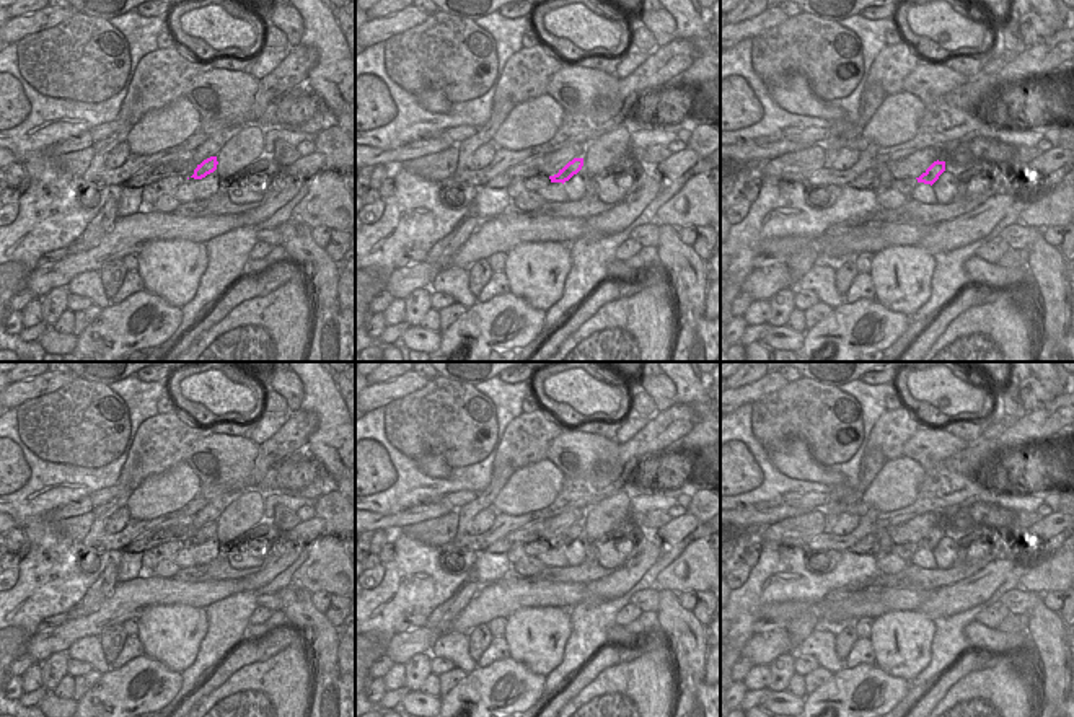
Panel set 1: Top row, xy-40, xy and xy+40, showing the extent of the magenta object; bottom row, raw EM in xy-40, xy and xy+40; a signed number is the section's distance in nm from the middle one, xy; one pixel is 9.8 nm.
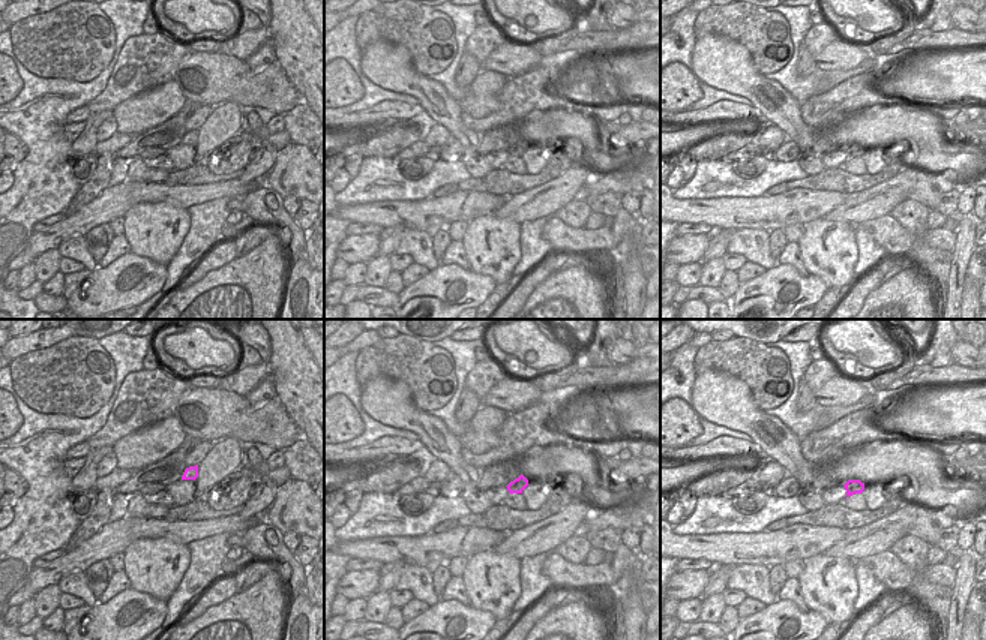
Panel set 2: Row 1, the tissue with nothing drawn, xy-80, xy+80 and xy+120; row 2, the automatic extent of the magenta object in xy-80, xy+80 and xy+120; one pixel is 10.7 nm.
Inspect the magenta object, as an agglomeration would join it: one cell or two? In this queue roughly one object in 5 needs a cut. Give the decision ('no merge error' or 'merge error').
no merge error

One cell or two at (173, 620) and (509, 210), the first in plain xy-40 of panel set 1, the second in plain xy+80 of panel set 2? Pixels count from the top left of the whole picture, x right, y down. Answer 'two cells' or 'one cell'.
two cells

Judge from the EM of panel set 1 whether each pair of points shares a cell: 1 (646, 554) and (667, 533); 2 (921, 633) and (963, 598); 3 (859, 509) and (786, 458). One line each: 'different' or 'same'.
1: different
2: different
3: same

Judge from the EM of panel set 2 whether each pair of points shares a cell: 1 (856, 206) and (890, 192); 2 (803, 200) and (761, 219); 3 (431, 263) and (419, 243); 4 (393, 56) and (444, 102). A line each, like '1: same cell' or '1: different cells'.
1: same cell
2: same cell
3: same cell
4: same cell

